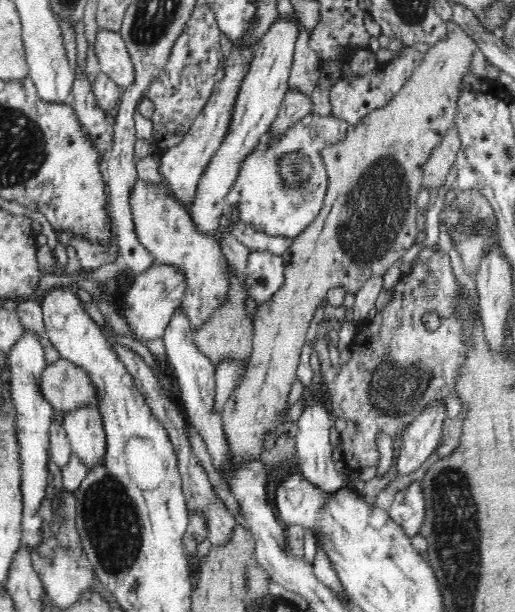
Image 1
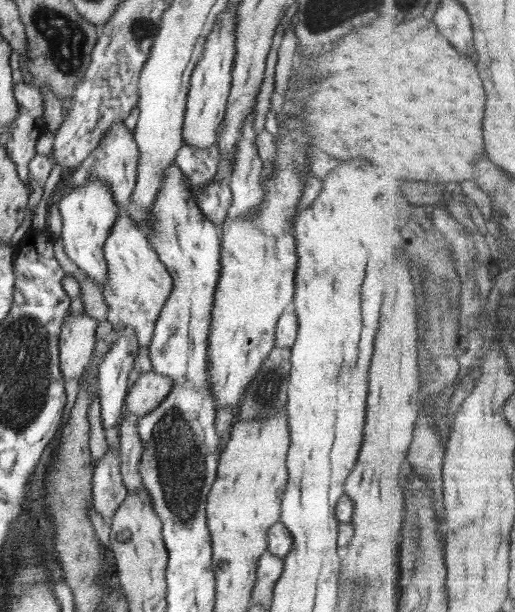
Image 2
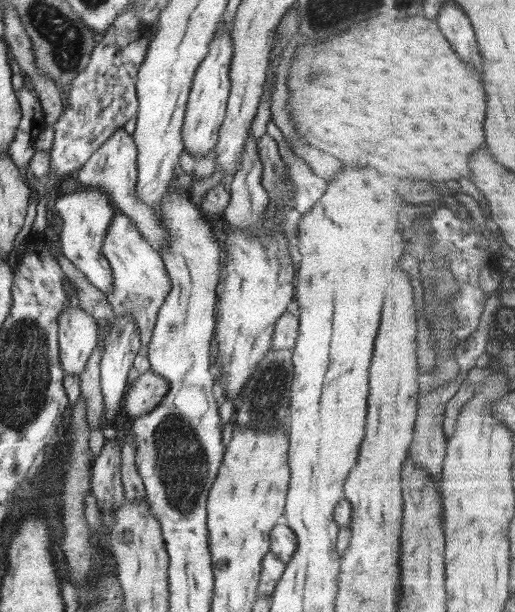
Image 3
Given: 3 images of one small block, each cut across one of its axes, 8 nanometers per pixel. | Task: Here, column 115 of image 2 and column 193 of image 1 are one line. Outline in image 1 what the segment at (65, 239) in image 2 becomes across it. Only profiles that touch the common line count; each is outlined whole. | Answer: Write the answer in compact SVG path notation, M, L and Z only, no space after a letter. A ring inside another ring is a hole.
M297 14L294 18L286 18L281 15L256 44L252 62L247 70L248 74L244 76L233 107L227 133L218 150L212 155L208 168L204 170L204 174L198 182L196 198L188 209L192 222L202 235L219 237L221 215L227 212L227 197L233 184L236 183L241 165L245 162L244 158L248 154L252 154L256 144L264 137L264 134L268 134L270 131L271 124L276 120L280 105L289 90L289 74L299 33L299 23L296 23L298 22L295 20L296 17L298 17Z

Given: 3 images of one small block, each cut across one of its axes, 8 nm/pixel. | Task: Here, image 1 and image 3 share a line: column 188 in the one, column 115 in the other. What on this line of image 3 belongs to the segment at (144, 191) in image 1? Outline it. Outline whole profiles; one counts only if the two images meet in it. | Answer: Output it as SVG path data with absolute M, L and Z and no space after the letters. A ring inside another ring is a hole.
M116 211L112 220L102 244L113 278L113 287L107 292L108 303L112 305L114 319L122 315L130 317L138 327L141 344L148 345L160 307L171 291L171 278L161 256L142 238L140 230L128 216Z

